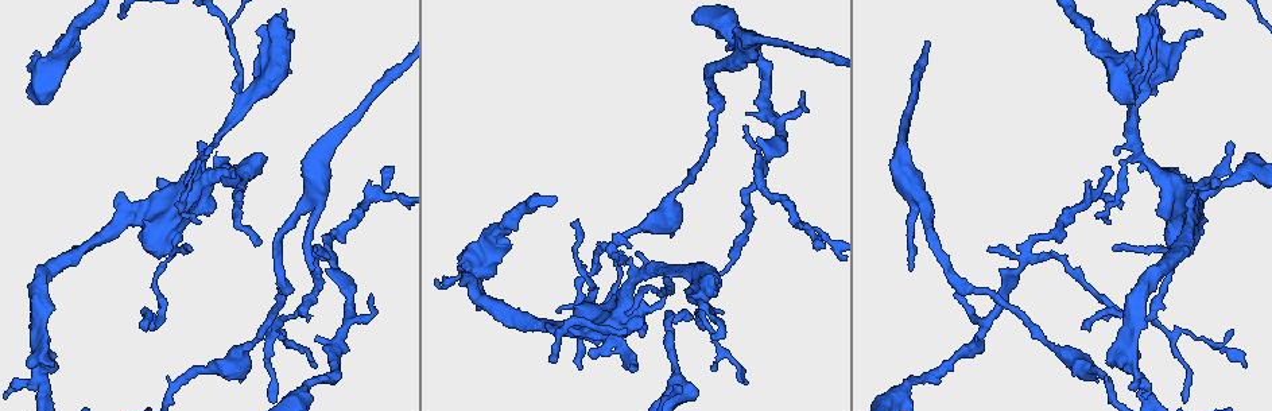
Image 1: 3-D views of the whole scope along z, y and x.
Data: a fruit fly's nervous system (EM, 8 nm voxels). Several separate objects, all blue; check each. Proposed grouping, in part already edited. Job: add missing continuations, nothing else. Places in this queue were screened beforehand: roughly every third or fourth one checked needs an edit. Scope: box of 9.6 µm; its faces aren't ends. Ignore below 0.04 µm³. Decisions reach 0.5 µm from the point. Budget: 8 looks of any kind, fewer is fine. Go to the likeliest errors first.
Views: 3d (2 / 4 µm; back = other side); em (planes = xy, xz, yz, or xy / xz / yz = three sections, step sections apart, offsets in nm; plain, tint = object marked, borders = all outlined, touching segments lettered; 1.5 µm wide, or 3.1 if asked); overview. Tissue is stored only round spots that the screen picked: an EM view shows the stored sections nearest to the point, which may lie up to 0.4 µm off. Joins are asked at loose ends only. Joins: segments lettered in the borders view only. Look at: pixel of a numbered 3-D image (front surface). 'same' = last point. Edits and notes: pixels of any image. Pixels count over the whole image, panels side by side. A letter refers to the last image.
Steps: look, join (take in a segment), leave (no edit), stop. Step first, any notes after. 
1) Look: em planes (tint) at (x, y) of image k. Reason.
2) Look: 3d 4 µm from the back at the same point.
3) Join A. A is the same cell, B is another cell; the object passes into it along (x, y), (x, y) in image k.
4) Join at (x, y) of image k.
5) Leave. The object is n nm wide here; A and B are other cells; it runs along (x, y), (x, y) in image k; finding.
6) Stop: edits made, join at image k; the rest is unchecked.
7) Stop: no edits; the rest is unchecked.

Look: 3d 4 µm from the back at (717, 338) of image 1. Free end.

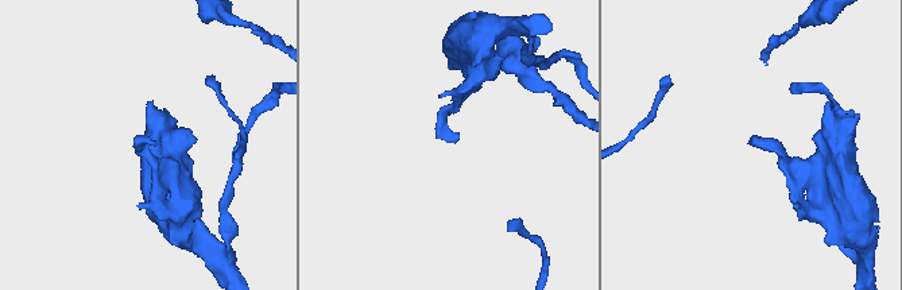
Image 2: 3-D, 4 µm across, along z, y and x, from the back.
Look: em planes (borders) at (153, 143) of image 2.

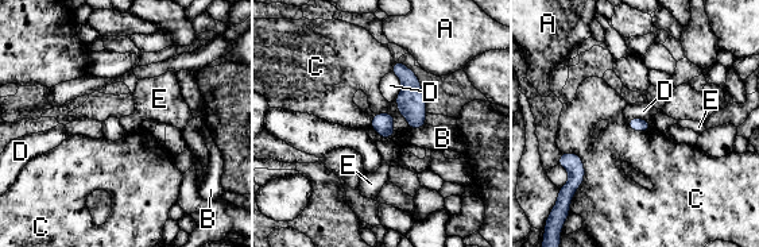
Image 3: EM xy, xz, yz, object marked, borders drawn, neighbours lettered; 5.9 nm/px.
Leave. A, B, C, D and E are other cells; a border runs along (564, 151), (584, 166), (574, 192) in image 3; no lettered segment goes on from it.

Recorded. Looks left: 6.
Look: em xz step 8 (borders) at (621, 251) of image 1. Tapers out.

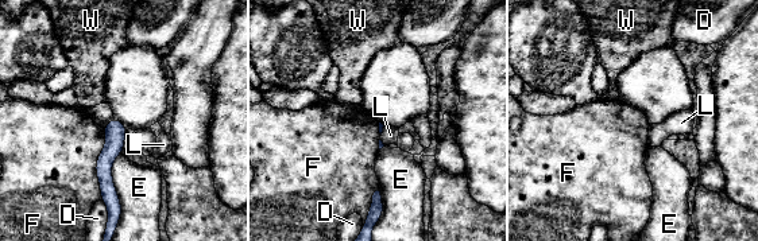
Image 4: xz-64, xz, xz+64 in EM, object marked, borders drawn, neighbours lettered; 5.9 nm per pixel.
Look: em planes (borders) at the same point.

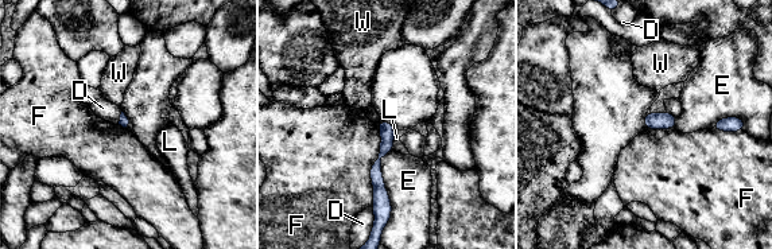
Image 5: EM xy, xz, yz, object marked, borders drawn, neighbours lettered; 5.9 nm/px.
Leave. D, E, F, L and W are other cells; a border runs along (377, 123), (371, 206) in image 5; none of them fits.

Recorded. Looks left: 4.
Look: em xy step 4 (tint) at (714, 371) of image 1. Free end.

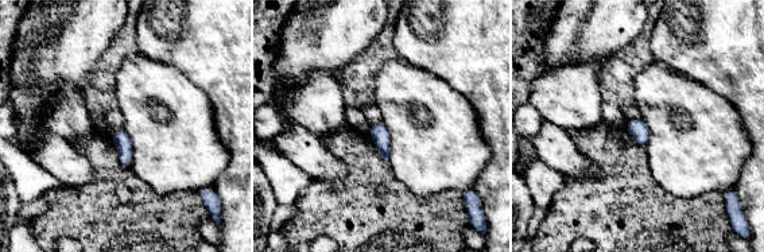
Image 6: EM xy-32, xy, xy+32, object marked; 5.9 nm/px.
Look: em planes (tint) at the same point.

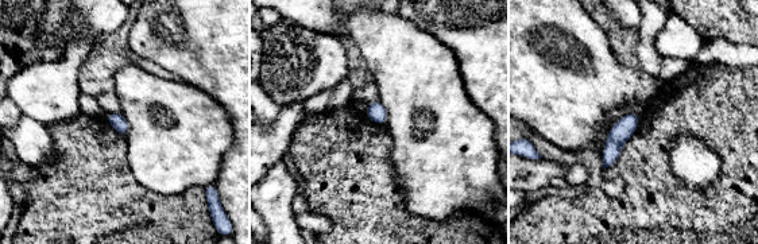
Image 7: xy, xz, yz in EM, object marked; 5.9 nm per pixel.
Look: em planes (borders) at the same point.

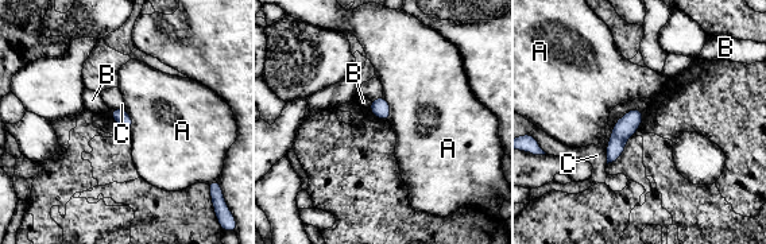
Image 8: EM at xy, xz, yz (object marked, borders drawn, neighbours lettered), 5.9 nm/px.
Leave. A, B and C are other cells; it runs along (638, 112), (621, 132), (610, 158) in image 8; no lettered segment goes on from it.

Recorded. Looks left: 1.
Stop: no edits; the rest is unchecked.

